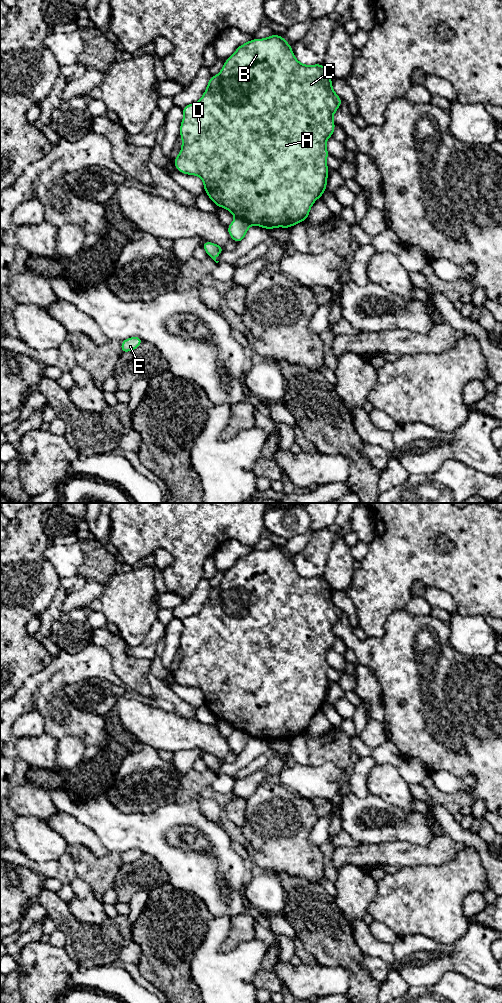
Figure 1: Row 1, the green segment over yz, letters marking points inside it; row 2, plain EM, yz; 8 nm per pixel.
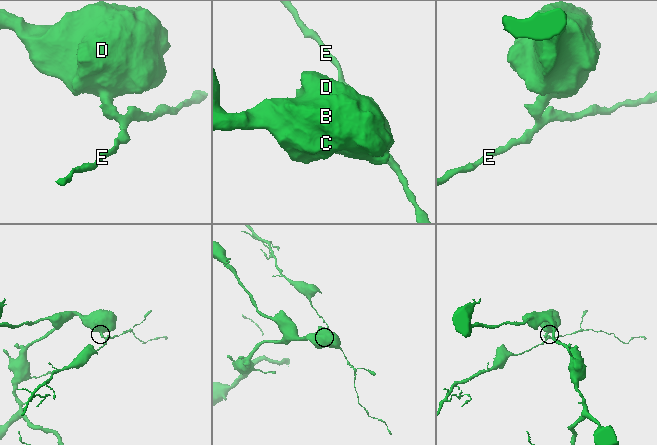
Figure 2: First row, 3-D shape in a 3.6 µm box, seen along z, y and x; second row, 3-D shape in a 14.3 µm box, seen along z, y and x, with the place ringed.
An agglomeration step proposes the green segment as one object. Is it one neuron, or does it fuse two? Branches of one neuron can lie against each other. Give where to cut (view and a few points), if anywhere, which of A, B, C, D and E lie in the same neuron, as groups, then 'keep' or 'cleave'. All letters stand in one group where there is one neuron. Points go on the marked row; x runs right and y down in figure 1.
cut in yz along (236, 216), (245, 219), (250, 224); A B C D / E; cleave

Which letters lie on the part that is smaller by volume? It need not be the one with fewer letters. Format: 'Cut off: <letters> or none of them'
Cut off: E

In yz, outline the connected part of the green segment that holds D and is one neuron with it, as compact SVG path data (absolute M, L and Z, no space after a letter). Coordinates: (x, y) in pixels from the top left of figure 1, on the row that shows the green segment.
M277 34L264 39L252 39L236 49L232 56L225 61L218 75L210 77L208 86L198 102L182 107L184 113L180 125L182 148L179 155L174 158L174 165L181 173L200 177L204 183L205 193L217 207L227 209L235 217L246 220L250 225L263 227L267 230L276 227L288 229L295 224L307 220L313 203L326 190L329 173L326 164L326 159L329 155L326 141L334 134L336 124L333 121L333 114L338 110L341 103L342 99L334 92L332 80L323 64L310 66L301 64L294 57L291 45L288 44L284 37Z

